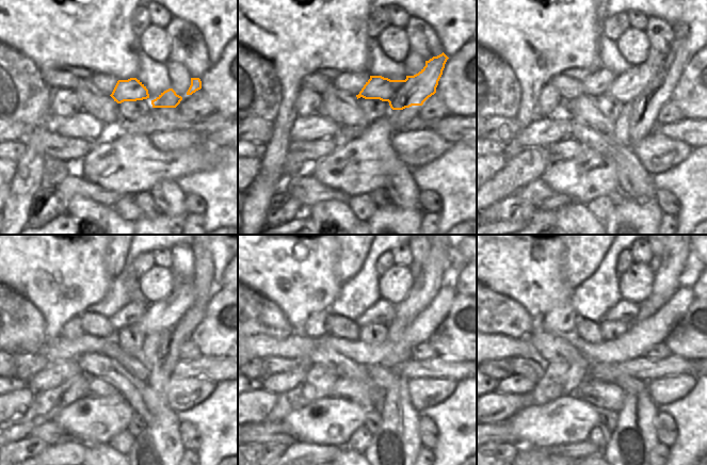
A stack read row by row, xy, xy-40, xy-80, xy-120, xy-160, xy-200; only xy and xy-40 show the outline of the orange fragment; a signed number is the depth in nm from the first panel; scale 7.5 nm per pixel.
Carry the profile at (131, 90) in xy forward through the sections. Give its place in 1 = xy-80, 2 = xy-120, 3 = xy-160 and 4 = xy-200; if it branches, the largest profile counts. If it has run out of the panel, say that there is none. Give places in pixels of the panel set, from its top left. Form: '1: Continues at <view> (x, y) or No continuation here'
1: Continues at xy-80 (643, 85)
2: Continues at xy-120 (174, 319)
3: Continues at xy-160 (442, 267)
4: Continues at xy-200 (675, 256).

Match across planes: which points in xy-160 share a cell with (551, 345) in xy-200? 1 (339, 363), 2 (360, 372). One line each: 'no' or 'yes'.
1: yes
2: yes

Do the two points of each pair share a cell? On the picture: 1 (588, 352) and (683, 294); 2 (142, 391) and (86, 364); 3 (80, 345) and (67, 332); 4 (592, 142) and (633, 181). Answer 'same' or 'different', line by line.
1: same
2: same
3: different
4: same

